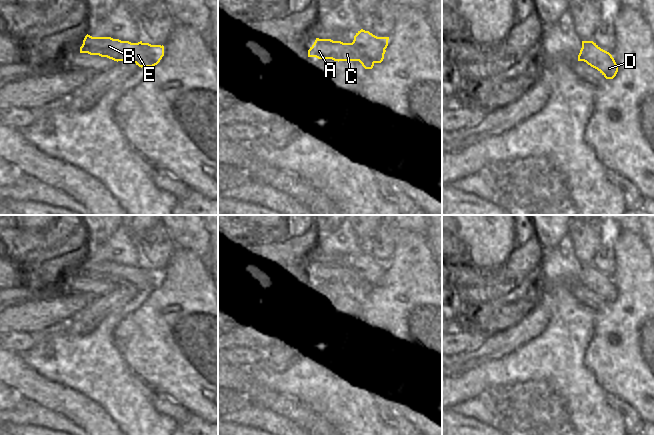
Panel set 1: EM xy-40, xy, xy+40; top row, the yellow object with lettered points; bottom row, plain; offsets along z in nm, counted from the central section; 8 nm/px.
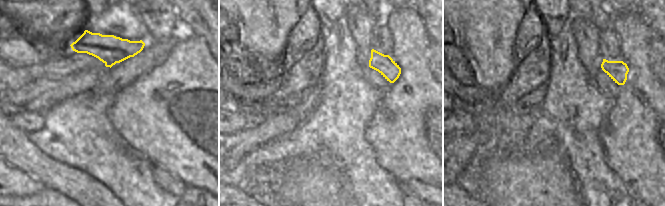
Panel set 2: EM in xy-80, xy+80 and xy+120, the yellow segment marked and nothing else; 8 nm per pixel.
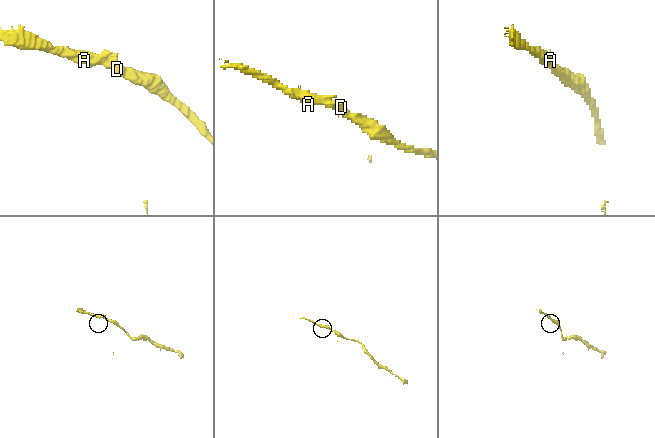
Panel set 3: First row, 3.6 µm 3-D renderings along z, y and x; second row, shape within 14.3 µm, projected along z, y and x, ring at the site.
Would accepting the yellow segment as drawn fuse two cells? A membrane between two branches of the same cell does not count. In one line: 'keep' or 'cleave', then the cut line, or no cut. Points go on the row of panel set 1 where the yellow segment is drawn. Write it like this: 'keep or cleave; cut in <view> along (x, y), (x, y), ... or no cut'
keep; no cut

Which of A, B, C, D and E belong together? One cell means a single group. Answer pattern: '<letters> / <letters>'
A B C D E

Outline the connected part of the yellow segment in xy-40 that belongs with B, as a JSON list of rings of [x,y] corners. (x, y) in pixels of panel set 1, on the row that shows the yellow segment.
[[[86,35],[80,53],[99,55],[114,61],[133,61],[139,67],[153,67],[164,56],[164,46],[149,43],[131,43],[111,37],[92,37]]]

